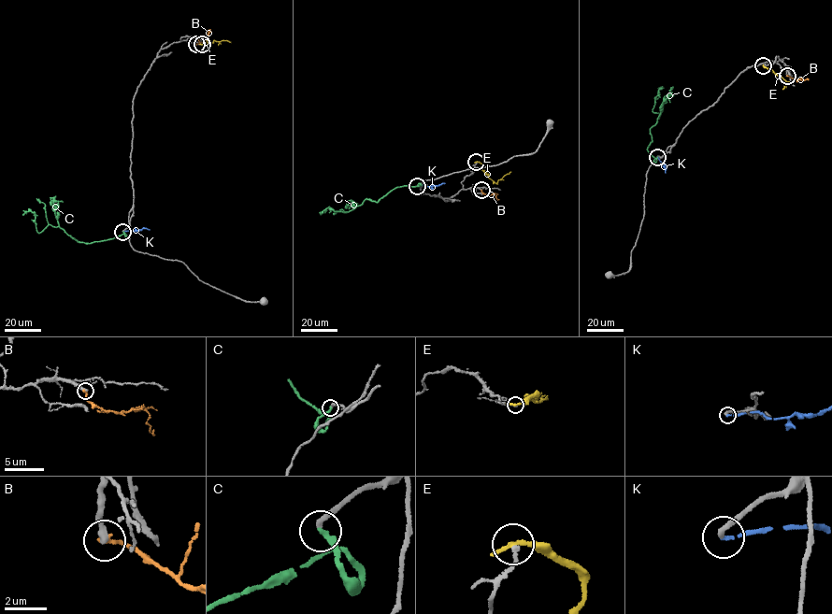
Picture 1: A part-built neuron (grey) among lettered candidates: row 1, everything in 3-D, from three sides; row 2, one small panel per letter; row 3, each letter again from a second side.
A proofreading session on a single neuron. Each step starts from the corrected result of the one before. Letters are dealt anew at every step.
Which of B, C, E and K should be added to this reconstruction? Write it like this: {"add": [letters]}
{"add": ["C"]}

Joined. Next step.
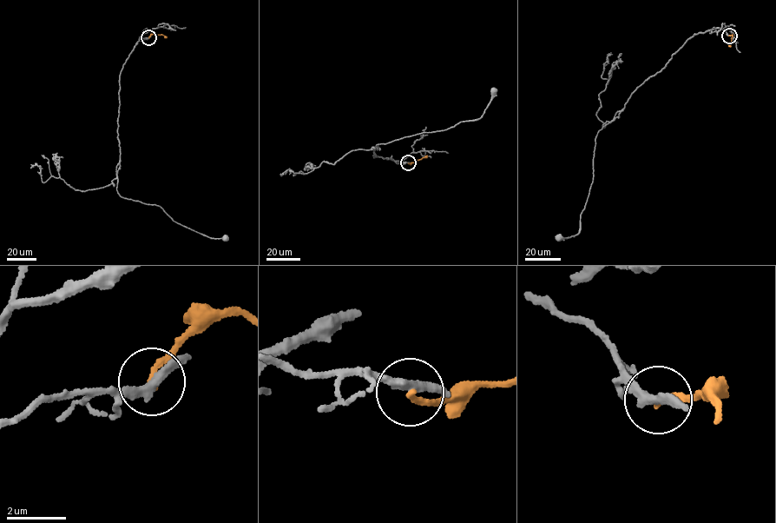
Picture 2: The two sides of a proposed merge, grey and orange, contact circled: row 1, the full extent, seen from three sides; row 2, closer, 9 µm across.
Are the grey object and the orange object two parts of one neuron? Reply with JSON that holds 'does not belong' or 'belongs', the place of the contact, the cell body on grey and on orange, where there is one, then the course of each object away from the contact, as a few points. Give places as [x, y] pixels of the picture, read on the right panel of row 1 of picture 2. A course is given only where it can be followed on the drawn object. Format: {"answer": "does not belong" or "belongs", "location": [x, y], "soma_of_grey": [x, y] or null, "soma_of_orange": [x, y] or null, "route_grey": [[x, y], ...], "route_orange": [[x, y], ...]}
{"answer": "does not belong", "location": [729, 36], "soma_of_grey": [558, 237], "soma_of_orange": null, "route_grey": [[728, 35], [717, 27], [687, 40], [598, 132], [592, 182], [578, 233], [558, 237]], "route_orange": [[728, 35], [733, 36], [728, 46]]}

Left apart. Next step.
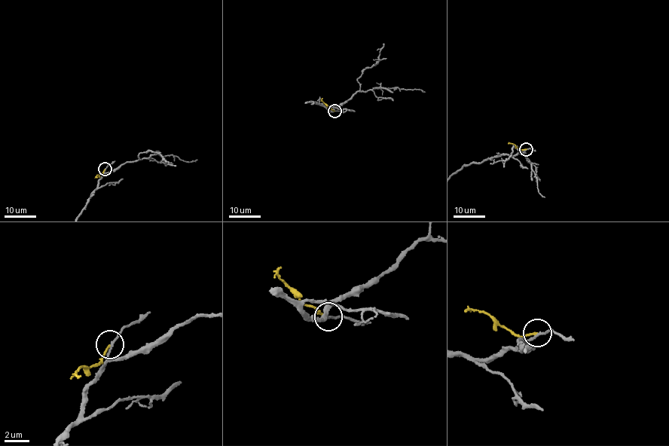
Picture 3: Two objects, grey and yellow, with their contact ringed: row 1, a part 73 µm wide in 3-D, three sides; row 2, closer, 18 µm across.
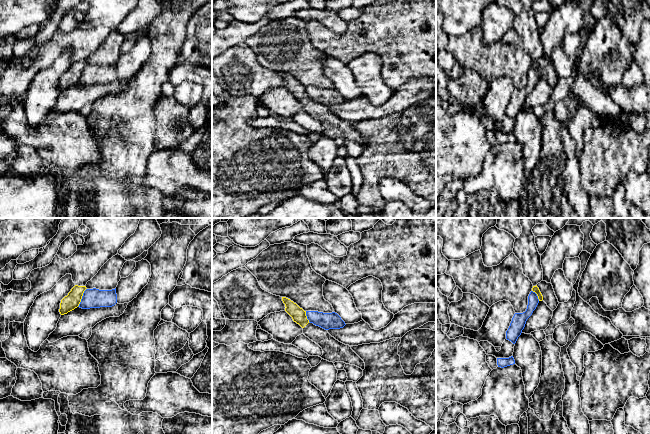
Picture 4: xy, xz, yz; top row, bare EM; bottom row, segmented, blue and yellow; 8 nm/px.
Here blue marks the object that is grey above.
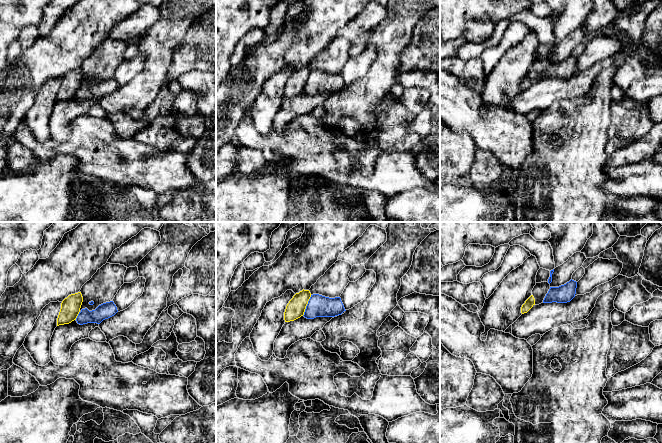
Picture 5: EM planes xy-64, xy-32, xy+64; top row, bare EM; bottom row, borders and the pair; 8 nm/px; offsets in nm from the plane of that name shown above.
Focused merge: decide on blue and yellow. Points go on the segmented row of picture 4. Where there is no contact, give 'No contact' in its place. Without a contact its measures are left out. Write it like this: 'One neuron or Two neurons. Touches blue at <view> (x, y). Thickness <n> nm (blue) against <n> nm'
Two neurons. Touches blue at xy (82, 297). Thickness 160 nm (blue) against 120 nm

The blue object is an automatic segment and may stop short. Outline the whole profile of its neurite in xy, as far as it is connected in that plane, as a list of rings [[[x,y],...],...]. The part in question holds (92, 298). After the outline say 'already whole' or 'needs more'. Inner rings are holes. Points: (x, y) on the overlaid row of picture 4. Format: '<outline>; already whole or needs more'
[[[116,288],[112,290],[86,289],[78,307],[82,309],[112,307],[117,303]]]; already whole

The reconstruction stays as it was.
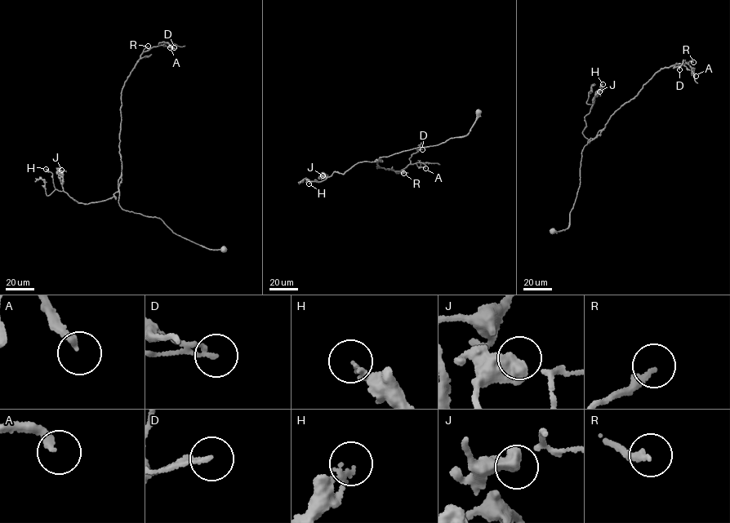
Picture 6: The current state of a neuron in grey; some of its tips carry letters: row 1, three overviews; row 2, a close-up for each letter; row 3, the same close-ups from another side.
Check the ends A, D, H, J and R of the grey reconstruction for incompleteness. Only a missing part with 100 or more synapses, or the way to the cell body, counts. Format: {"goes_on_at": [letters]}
{"goes_on_at": []}

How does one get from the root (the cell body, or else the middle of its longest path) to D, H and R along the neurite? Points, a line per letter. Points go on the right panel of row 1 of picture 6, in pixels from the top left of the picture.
D: (552, 231), (568, 227), (580, 186), (584, 146), (656, 72), (688, 63), (683, 59), (679, 69)
H: (552, 231), (568, 227), (580, 186), (581, 153), (593, 139), (582, 132), (586, 126), (584, 117), (603, 84)
R: (552, 231), (568, 227), (580, 186), (584, 146), (656, 72), (693, 62)

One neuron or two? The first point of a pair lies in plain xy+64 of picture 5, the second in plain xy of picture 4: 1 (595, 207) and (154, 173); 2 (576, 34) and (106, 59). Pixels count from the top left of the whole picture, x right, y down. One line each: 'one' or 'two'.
1: two
2: one

